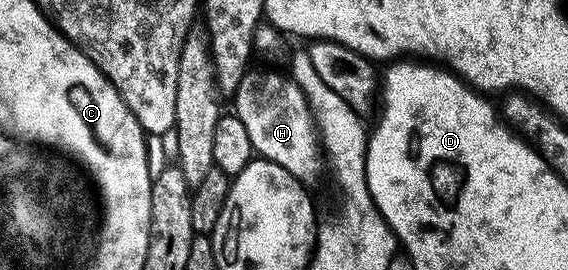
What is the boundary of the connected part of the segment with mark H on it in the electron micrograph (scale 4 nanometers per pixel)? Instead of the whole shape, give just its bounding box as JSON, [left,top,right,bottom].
[231,68,323,183]

